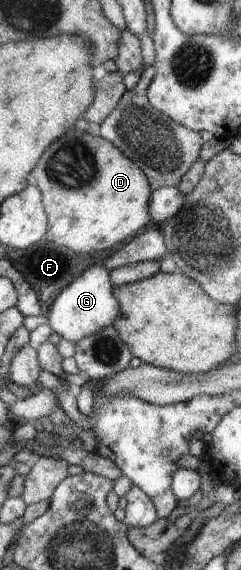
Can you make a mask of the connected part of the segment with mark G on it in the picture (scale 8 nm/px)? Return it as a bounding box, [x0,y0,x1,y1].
[45,262,122,343]

